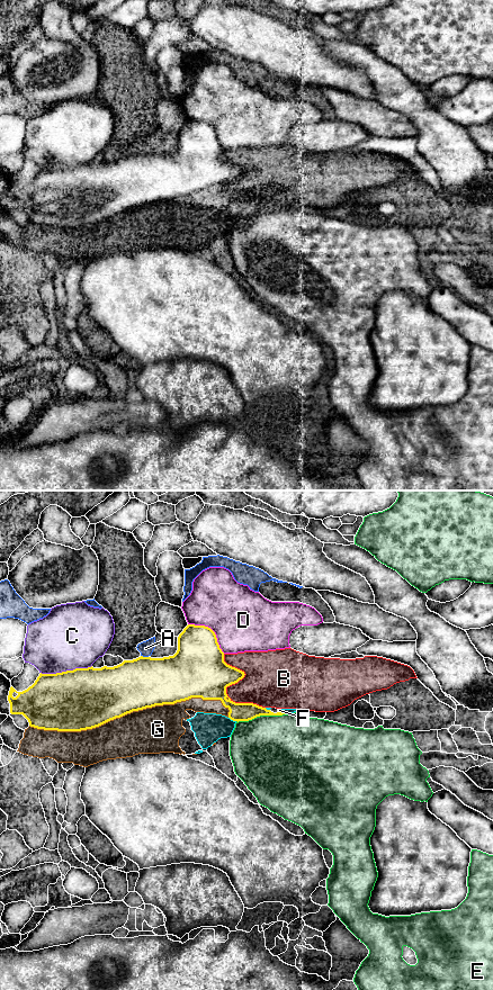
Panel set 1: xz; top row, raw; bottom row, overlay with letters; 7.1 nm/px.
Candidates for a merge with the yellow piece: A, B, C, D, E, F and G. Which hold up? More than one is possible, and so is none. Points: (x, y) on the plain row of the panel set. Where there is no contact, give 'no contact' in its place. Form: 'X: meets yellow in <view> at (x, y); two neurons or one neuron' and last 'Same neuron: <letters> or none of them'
A: meets yellow in xz at (144, 153); two neurons
B: meets yellow in xz at (226, 182); two neurons
C: meets yellow in xz at (66, 167); two neurons
D: meets yellow in xz at (212, 126); two neurons
E: meets yellow in xz at (262, 210); two neurons
F: meets yellow in xz at (283, 208); two neurons
G: meets yellow in xz at (130, 208); two neurons
Same neuron: none of them

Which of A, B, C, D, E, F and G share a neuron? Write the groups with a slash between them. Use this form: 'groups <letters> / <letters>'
groups A / B / C / D / E / F G

